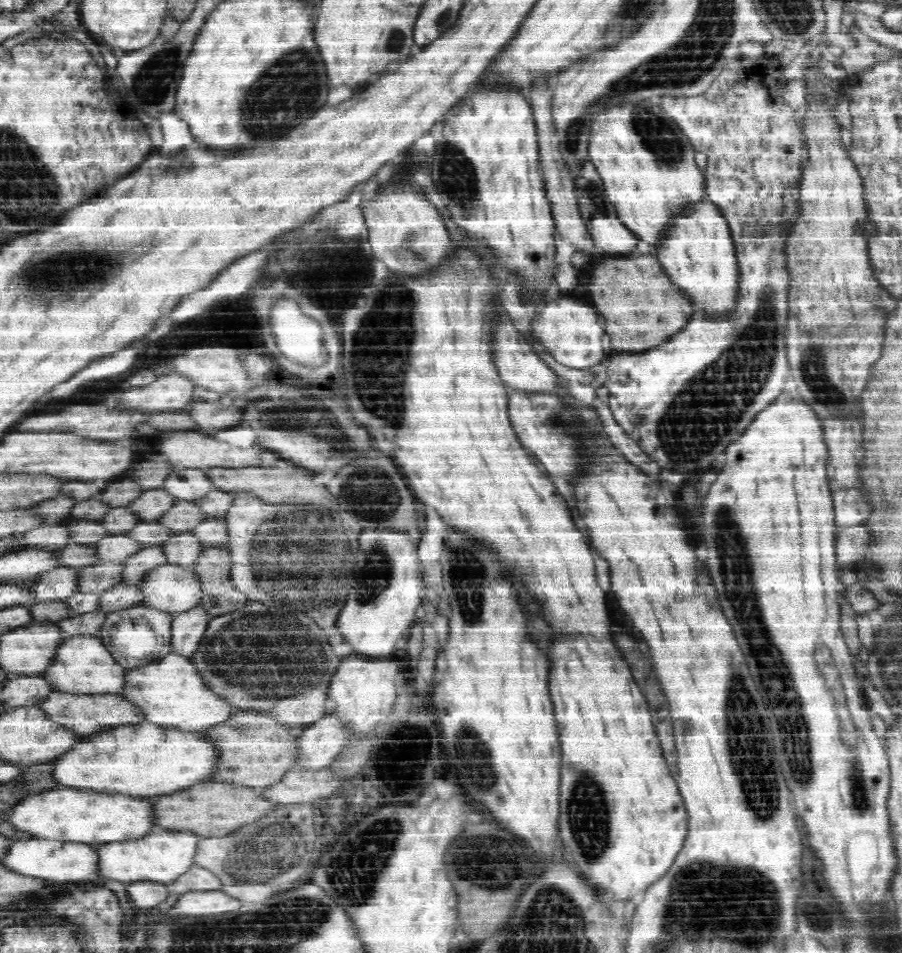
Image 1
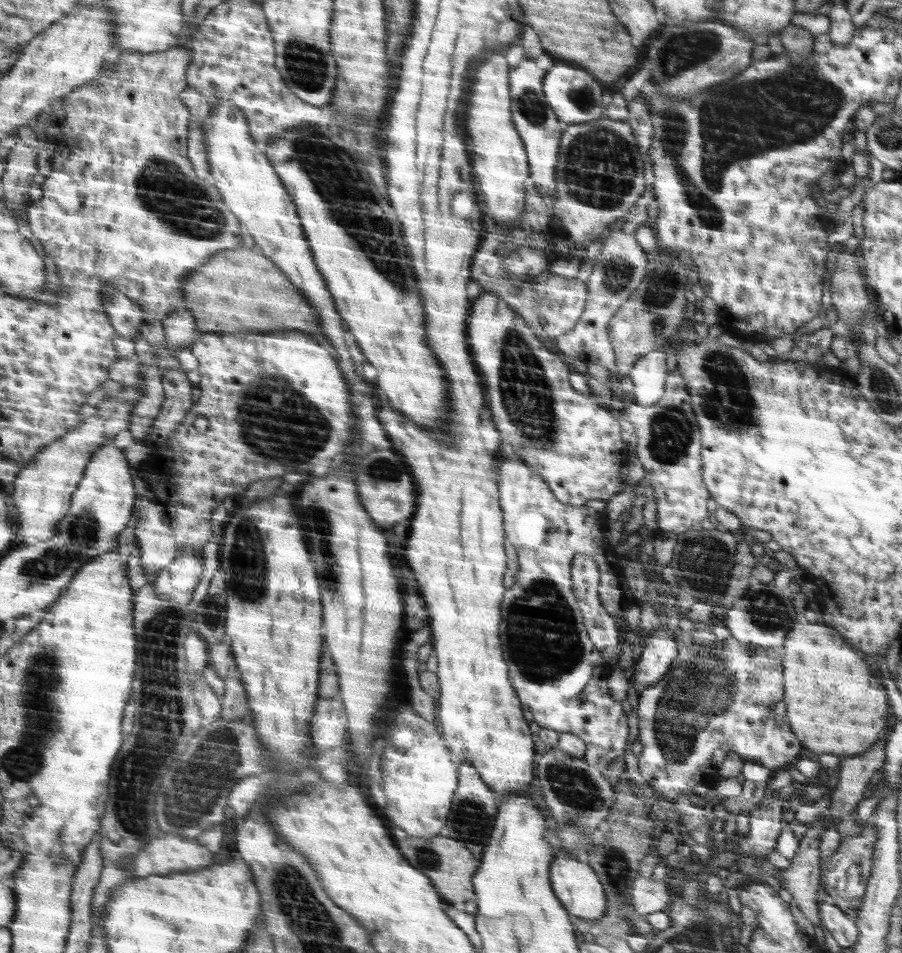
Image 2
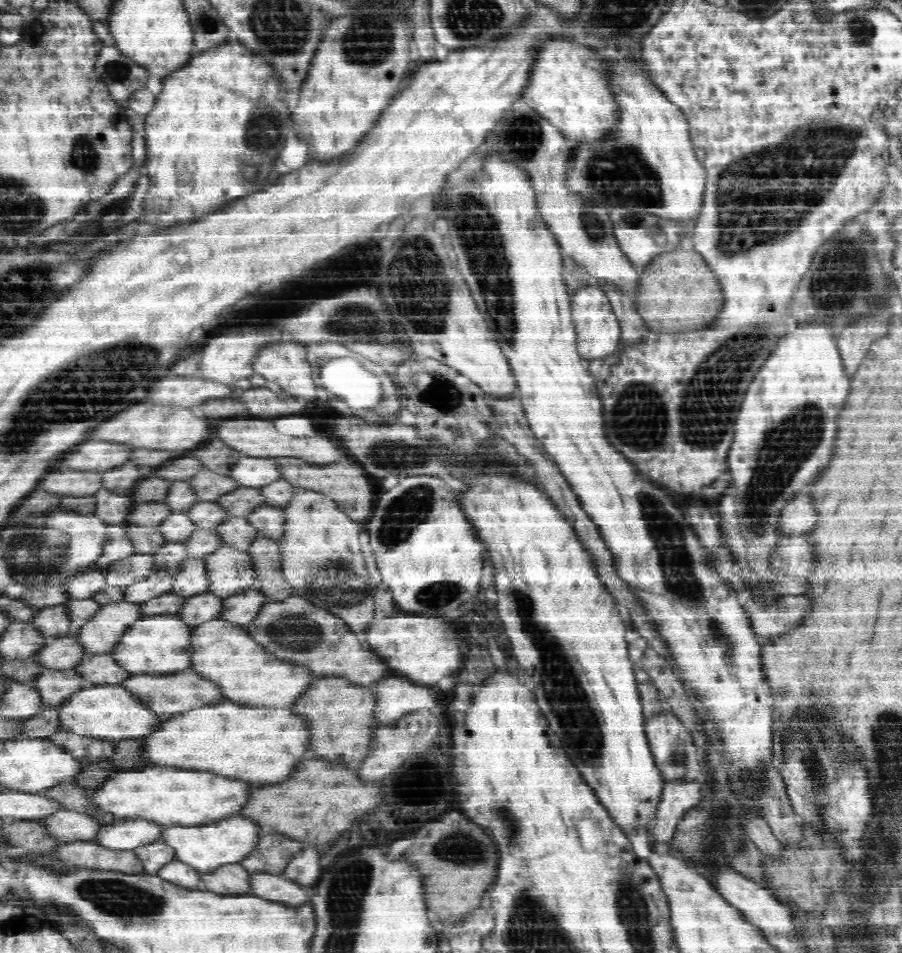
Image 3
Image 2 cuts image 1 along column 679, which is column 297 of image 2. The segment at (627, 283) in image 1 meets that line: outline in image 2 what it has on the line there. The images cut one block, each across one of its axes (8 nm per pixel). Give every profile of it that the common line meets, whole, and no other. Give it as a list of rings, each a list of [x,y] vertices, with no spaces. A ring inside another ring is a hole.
[[[240,246],[238,250],[218,253],[208,264],[194,270],[186,278],[186,307],[198,319],[198,327],[205,333],[230,333],[264,330],[298,330],[314,334],[324,342],[321,321],[312,303],[301,293],[277,263],[262,253]]]

